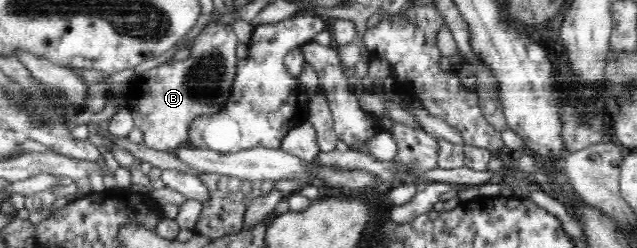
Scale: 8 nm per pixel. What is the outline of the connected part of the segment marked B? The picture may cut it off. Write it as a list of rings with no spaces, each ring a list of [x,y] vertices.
[[[211,19],[200,34],[188,47],[190,55],[185,60],[169,60],[135,76],[128,84],[125,107],[131,112],[135,126],[143,132],[143,145],[147,149],[163,152],[174,152],[188,143],[188,126],[193,119],[201,115],[220,114],[224,102],[227,101],[232,82],[235,81],[236,65],[239,61],[235,56],[235,48],[239,45],[237,35],[230,24],[219,23],[219,19]]]

